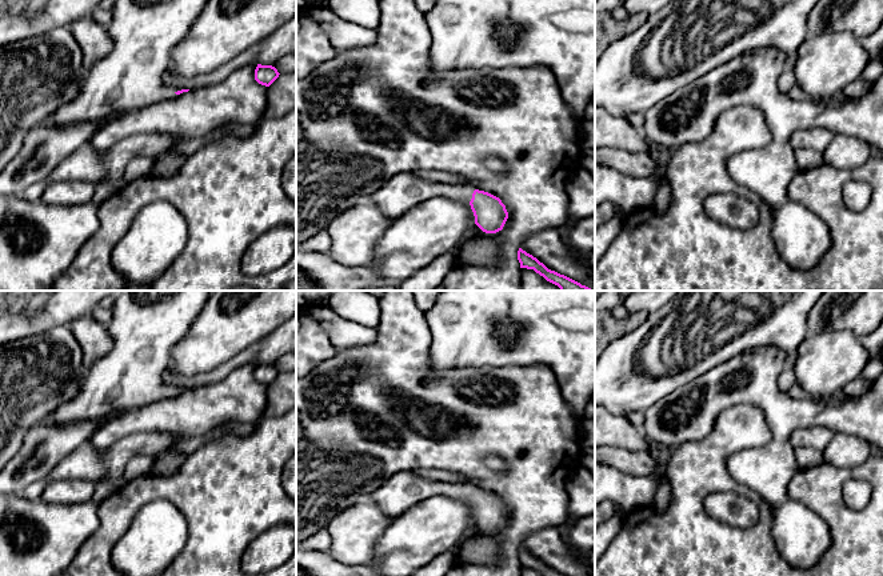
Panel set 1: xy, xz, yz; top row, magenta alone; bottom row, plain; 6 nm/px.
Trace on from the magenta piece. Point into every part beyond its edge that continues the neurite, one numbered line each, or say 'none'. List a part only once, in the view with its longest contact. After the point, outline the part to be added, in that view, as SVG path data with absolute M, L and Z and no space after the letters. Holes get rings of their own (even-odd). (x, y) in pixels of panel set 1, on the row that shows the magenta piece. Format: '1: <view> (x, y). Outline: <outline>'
1: xz (404, 191). Outline: M399 173L364 200L376 205L385 216L396 219L429 199L444 197L470 203L472 193L474 189L470 185L431 183L412 173Z

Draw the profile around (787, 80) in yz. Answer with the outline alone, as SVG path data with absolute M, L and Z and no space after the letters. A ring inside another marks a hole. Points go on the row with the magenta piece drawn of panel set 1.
M784 68L782 72L779 80L778 80L778 88L782 93L788 95L790 89L796 85L796 79L794 76L794 71L791 68Z

